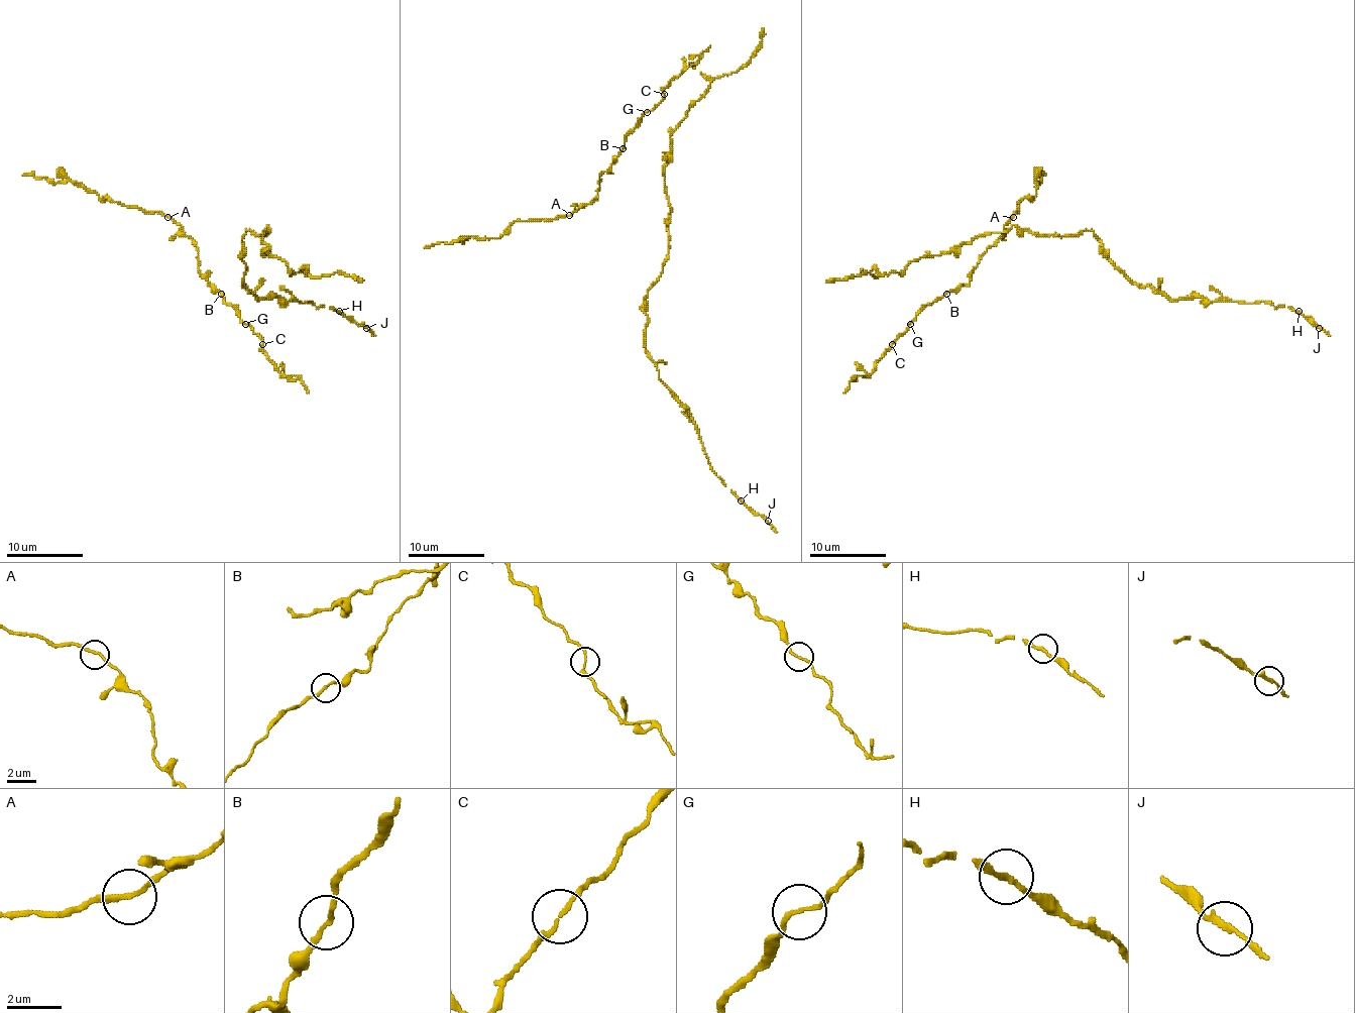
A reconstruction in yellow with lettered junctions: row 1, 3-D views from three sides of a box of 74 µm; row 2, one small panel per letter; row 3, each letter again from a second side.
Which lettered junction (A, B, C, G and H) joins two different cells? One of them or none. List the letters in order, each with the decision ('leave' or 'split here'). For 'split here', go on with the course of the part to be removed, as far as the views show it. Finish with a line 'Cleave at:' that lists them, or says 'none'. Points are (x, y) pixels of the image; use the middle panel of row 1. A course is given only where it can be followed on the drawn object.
A: leave
B: leave
C: leave
G: leave
H: leave
Cleave at: none

